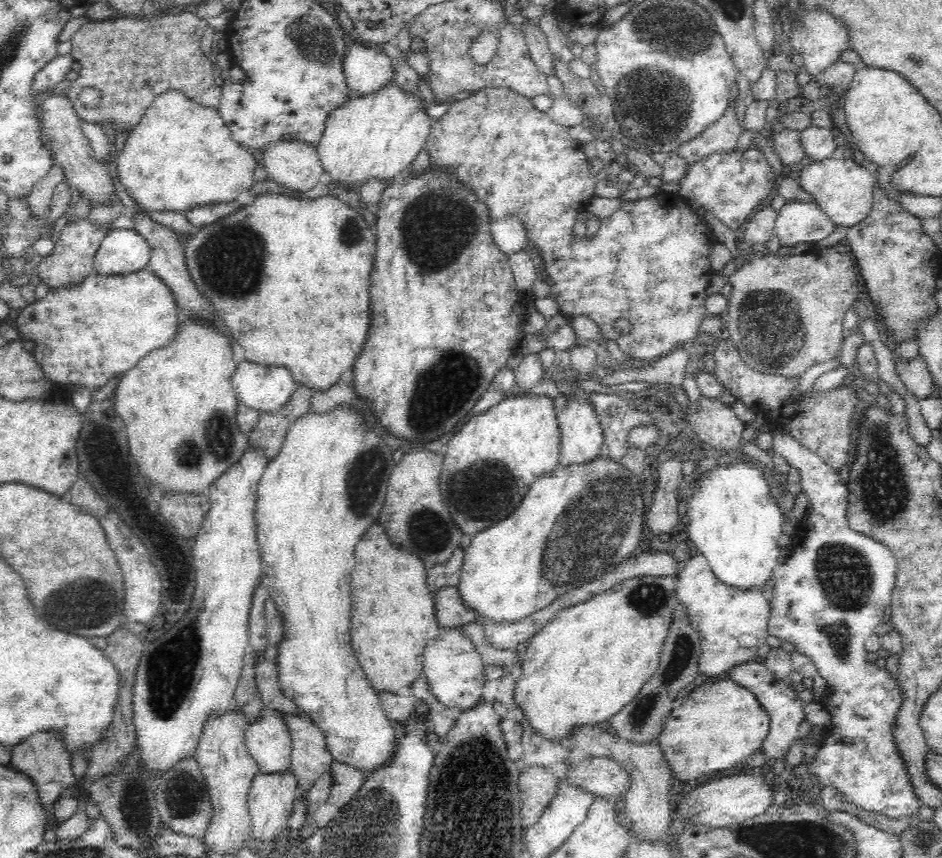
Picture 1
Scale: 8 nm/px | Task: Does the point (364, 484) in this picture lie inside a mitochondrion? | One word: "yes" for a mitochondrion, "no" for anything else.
yes

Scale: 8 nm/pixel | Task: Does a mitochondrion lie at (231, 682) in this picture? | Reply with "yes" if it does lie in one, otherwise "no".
no

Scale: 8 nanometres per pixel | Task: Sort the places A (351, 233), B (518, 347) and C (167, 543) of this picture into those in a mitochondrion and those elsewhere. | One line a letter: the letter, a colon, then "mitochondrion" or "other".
A: mitochondrion
B: other
C: other

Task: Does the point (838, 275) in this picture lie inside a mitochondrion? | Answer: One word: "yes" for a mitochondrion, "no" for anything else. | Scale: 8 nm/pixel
no

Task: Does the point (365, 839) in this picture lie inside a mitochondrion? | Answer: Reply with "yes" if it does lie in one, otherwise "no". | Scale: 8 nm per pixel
yes

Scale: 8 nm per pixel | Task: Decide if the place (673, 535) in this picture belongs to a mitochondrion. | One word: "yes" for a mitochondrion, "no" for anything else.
no

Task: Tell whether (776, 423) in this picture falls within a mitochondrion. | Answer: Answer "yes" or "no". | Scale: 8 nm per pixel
no

